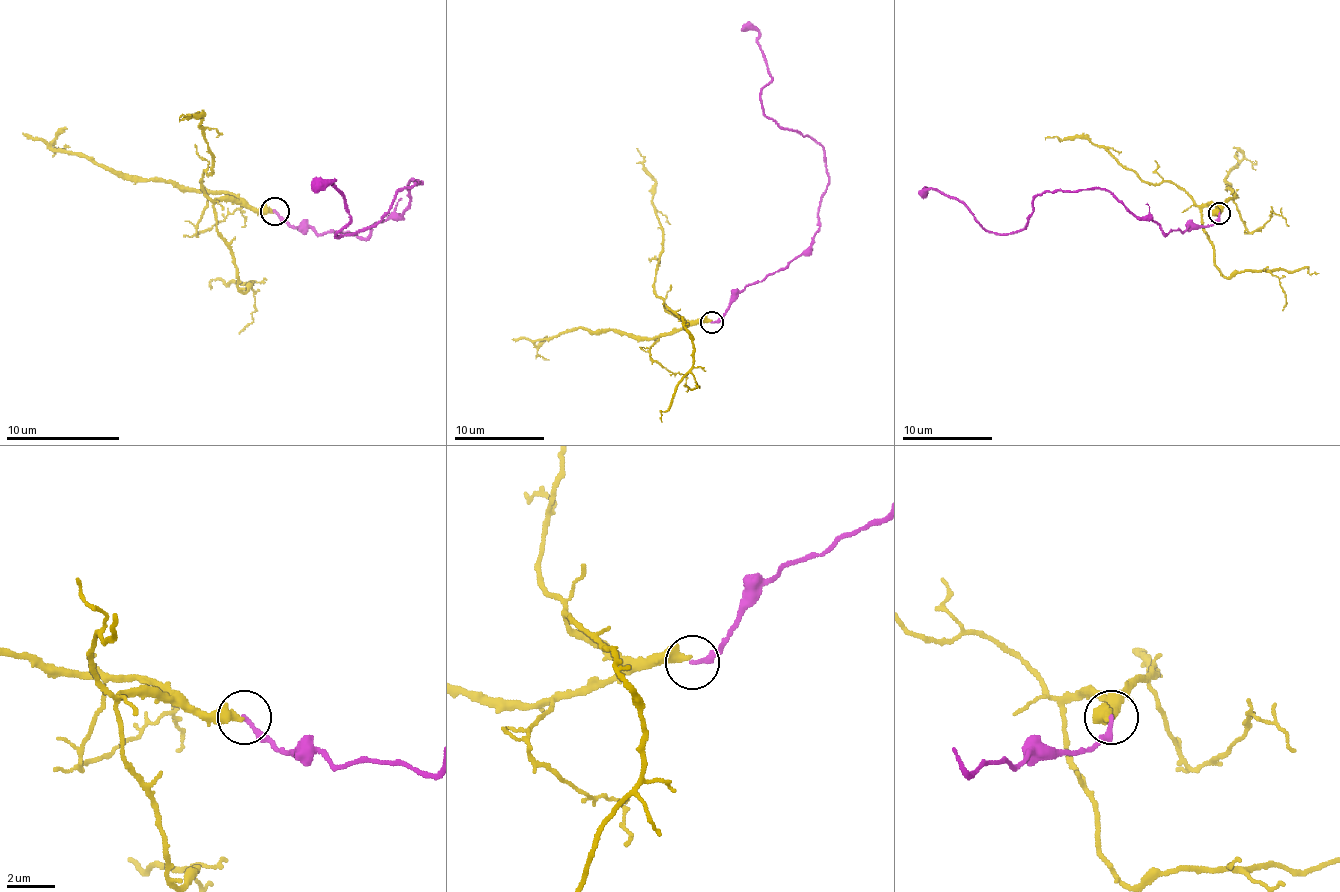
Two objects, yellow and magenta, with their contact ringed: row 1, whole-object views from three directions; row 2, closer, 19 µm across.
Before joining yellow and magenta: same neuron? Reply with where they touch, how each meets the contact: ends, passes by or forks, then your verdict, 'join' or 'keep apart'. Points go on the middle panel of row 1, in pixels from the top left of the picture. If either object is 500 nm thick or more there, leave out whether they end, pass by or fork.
at (712, 322); yellow ends there; magenta ends there; keep apart

